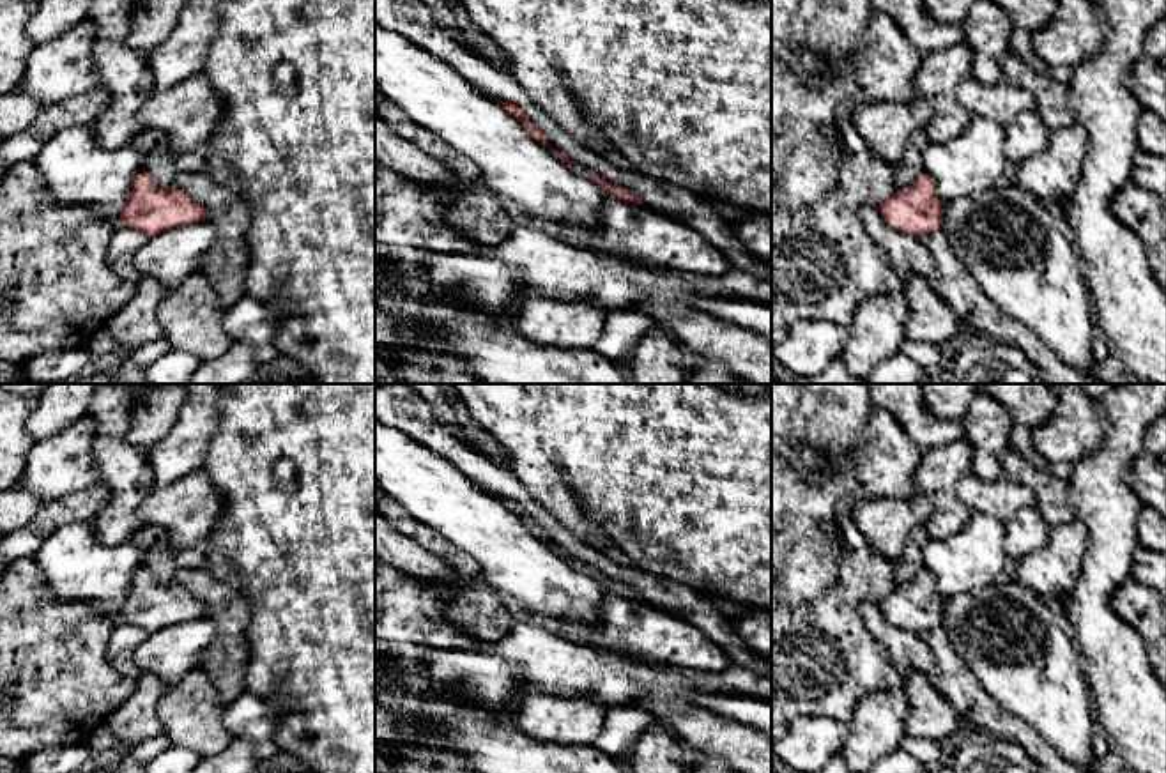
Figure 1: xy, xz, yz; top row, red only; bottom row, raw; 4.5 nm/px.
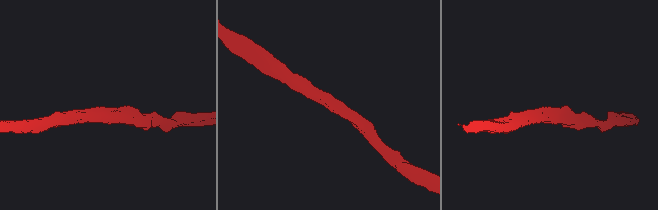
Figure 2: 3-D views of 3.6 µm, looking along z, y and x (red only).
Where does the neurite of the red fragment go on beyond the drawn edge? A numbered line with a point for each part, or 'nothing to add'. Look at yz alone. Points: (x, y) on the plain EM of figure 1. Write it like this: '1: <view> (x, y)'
nothing to add

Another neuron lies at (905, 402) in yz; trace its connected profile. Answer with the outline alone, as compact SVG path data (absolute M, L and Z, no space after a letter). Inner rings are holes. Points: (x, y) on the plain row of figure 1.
M871 384L871 402L886 409L922 449L966 440L959 419L943 419L925 405L922 384Z

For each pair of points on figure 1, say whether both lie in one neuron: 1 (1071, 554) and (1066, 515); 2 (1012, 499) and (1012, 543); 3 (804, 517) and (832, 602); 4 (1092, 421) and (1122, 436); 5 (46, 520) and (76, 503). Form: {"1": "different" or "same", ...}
{"1": "different", "2": "different", "3": "different", "4": "different", "5": "same"}

